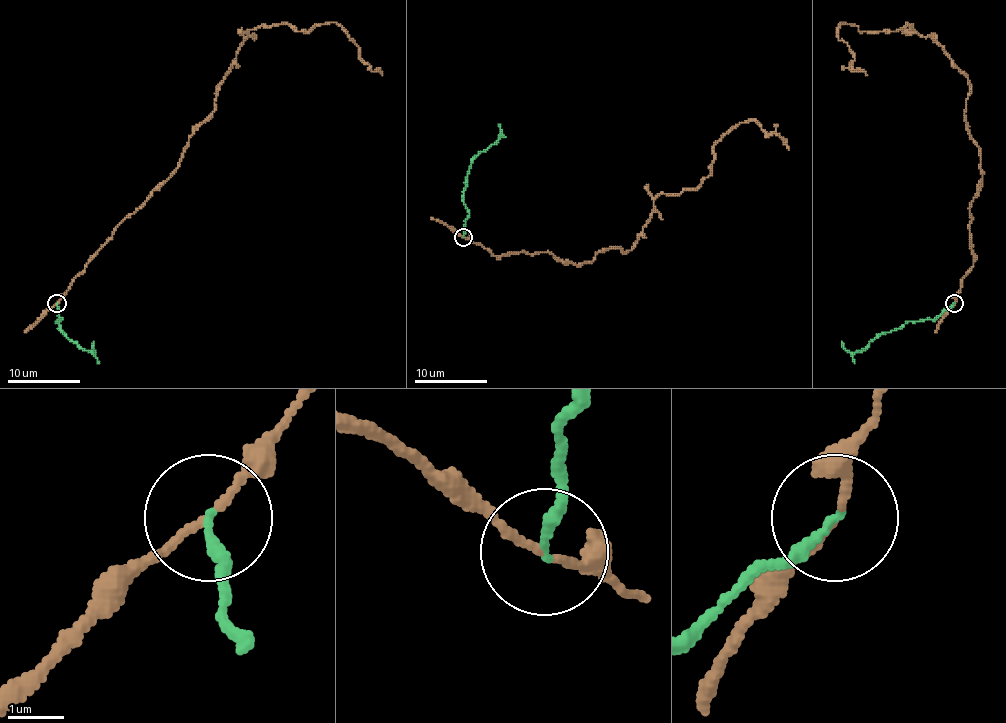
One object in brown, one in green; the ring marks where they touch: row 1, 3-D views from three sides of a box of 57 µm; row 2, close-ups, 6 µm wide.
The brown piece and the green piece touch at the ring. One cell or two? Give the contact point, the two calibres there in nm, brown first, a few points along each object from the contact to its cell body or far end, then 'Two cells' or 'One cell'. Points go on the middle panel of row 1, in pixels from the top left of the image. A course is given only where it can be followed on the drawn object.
Place: (463, 237). Thickness 110 nm (brown) against 190 nm. Course of brown: (464, 237), (580, 265), (628, 252), (653, 201), (693, 190), (741, 122), (788, 150). Course of green: (464, 237), (469, 215), (464, 203), (465, 177), (471, 162), (498, 139), (500, 124). Two cells

